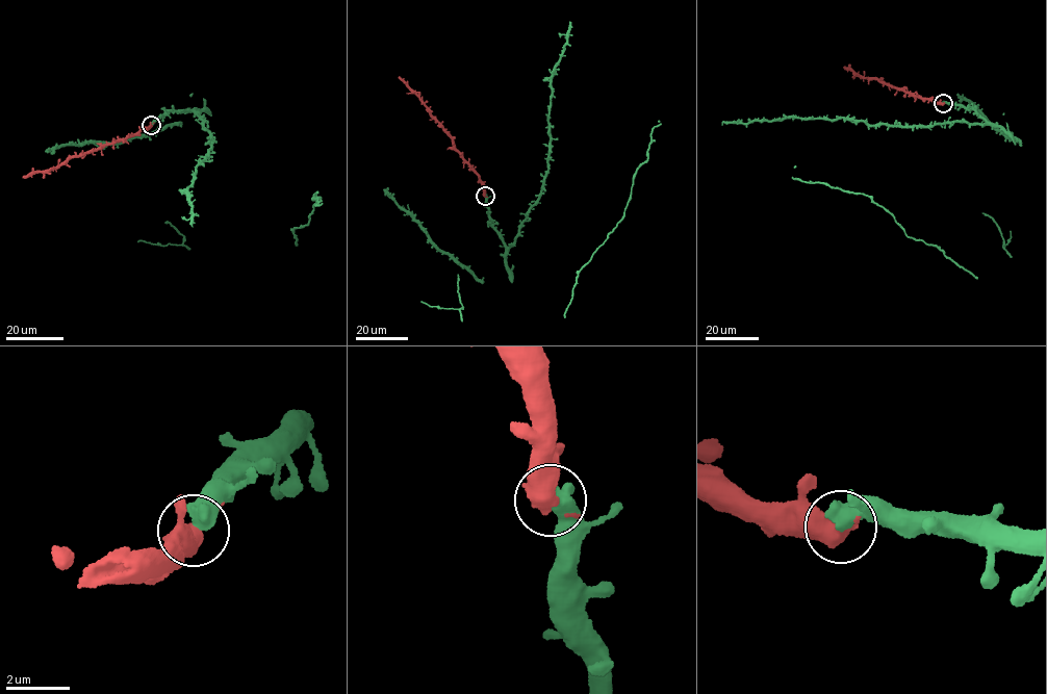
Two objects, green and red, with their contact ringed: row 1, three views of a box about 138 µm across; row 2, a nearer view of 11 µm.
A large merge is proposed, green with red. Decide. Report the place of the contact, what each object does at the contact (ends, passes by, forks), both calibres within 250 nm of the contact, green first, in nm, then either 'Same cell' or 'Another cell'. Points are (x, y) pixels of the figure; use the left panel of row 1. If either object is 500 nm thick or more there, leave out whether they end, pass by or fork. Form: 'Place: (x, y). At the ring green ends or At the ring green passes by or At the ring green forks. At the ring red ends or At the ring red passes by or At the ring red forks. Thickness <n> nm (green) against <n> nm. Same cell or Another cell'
Place: (151, 125). Thickness 550 nm (green) against 650 nm. Same cell

